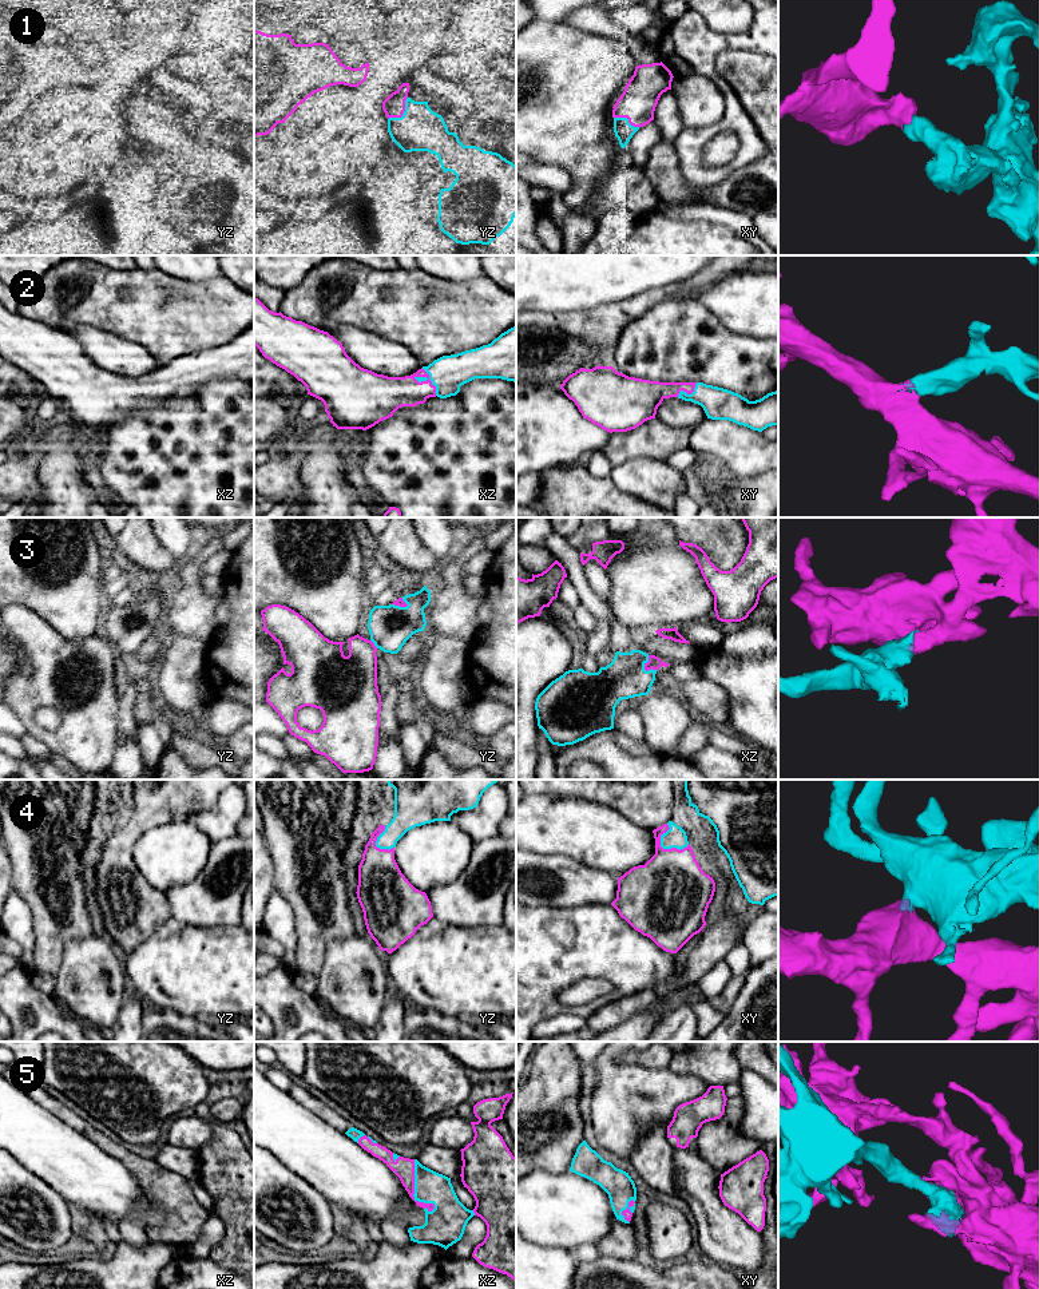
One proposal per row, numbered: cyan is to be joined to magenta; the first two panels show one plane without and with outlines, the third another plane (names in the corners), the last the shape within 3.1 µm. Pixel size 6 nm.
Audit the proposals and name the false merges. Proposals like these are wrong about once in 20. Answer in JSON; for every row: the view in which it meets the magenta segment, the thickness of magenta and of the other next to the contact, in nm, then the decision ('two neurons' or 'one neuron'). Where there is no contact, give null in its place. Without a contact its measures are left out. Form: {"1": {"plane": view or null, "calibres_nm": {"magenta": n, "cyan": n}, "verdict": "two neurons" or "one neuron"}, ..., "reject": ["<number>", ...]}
{"1": {"plane": "yz", "calibres_nm": {"magenta": 140, "cyan": 260}, "verdict": "one neuron"}, "2": {"plane": "xz", "calibres_nm": {"magenta": 190, "cyan": 220}, "verdict": "one neuron"}, "3": {"plane": "xz", "calibres_nm": {"magenta": 80, "cyan": 240}, "verdict": "one neuron"}, "4": {"plane": "xy", "calibres_nm": {"magenta": 440, "cyan": 130}, "verdict": "one neuron"}, "5": {"plane": "xz", "calibres_nm": {"magenta": 130, "cyan": 190}, "verdict": "one neuron"}, "reject": []}

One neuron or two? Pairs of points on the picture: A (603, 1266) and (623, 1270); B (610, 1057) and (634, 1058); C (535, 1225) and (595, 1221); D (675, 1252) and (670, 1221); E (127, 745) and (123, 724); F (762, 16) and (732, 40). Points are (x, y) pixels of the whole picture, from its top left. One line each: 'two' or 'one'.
A: one
B: two
C: one
D: one
E: one
F: one

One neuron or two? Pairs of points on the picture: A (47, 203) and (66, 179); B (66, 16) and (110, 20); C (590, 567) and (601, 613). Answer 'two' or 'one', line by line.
A: two
B: one
C: two

